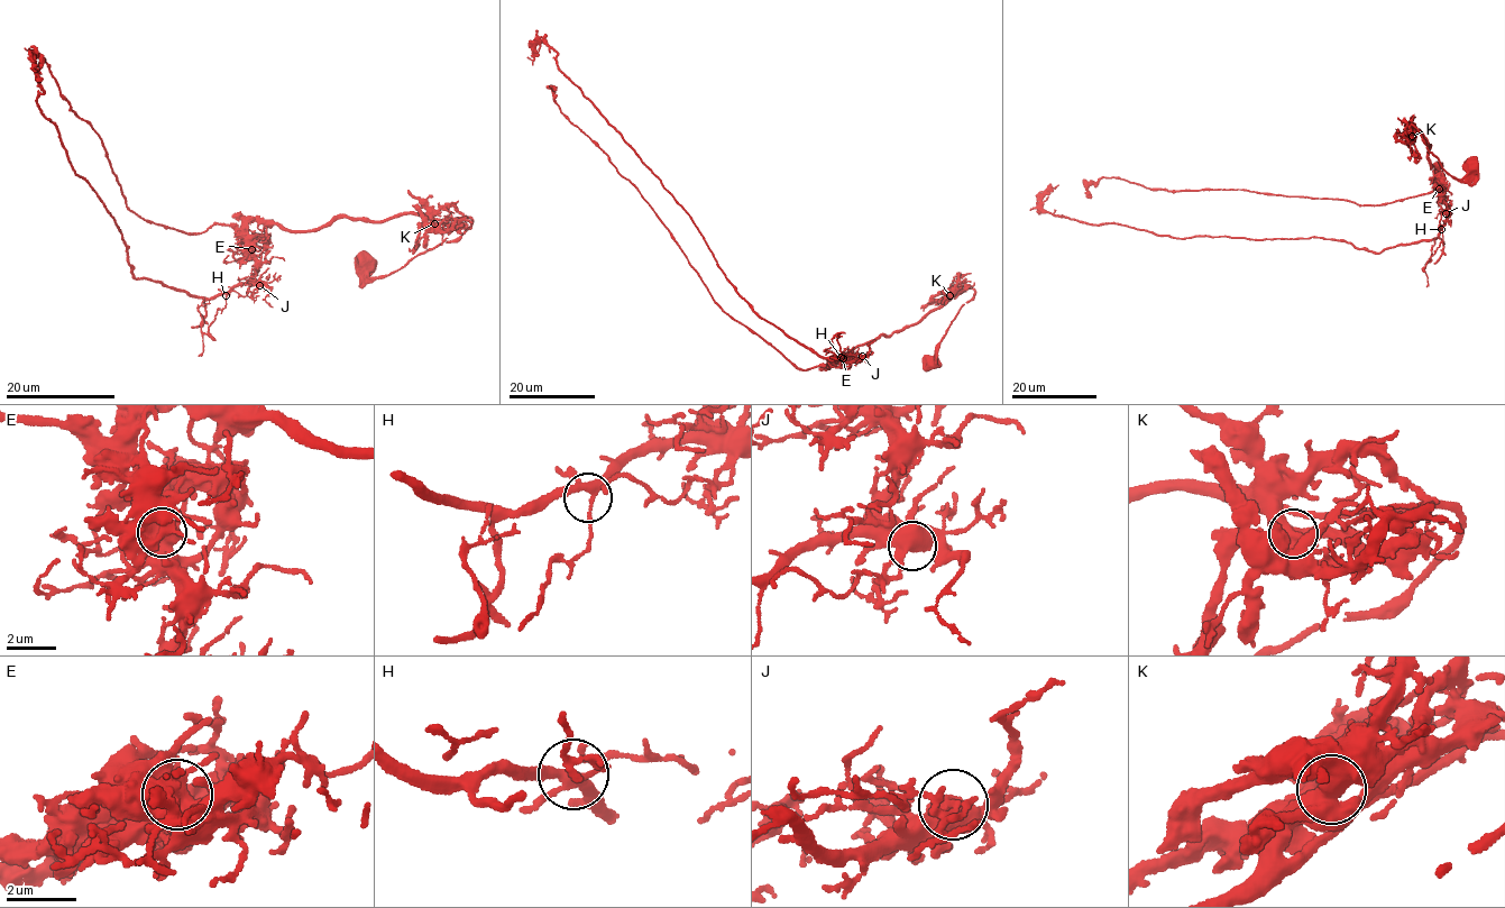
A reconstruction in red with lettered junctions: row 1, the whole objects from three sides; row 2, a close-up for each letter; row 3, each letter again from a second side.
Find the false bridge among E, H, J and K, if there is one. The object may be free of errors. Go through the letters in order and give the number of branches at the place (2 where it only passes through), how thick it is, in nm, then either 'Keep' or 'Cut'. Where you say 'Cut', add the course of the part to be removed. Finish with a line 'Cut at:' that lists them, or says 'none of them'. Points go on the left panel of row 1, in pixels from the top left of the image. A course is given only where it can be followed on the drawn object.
E: Branches: 7. Thickness 600 nm. Cut. Course of the part to remove: (251, 249), (250, 278), (209, 299), (134, 277), (121, 231), (43, 112), (35, 60), (25, 48)
H: Branches: 5. Thickness 240 nm. Keep
J: Branches: 4. Thickness 460 nm. Keep
K: Branches: 5. Thickness 550 nm. Keep
Cut at: E

